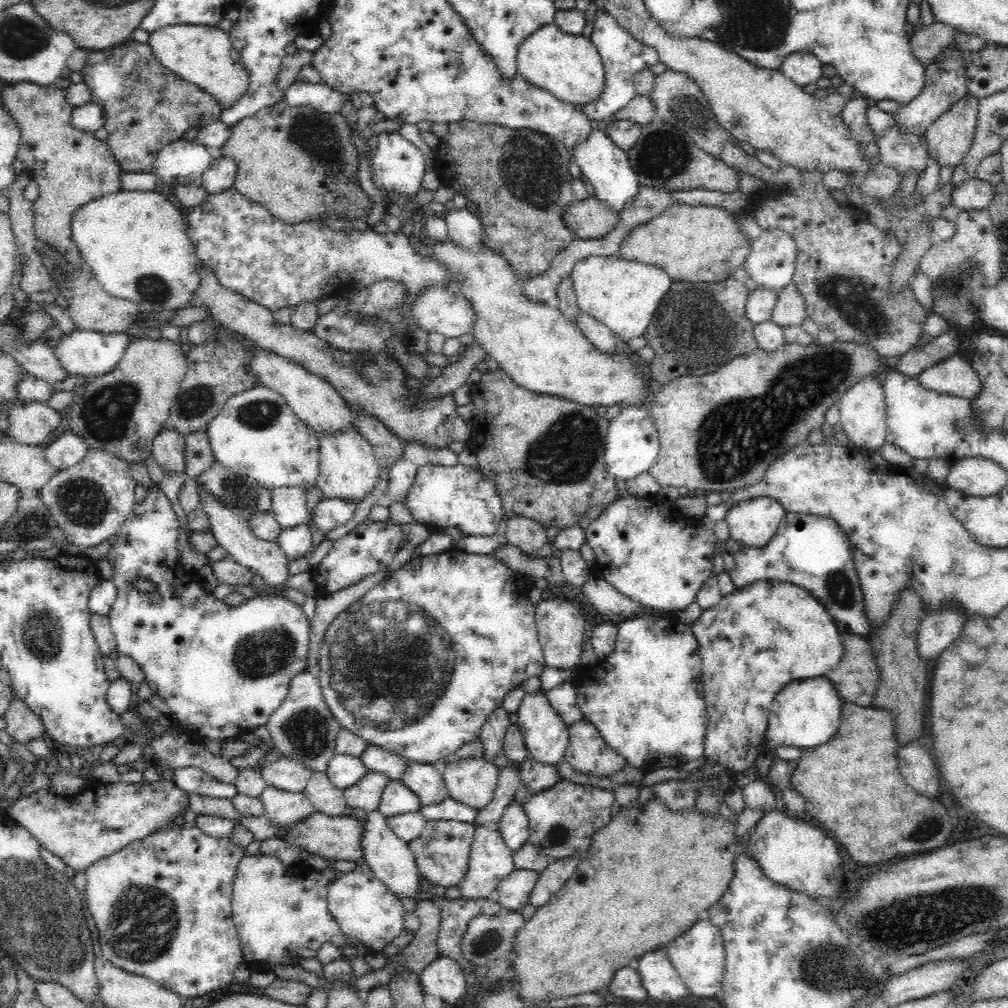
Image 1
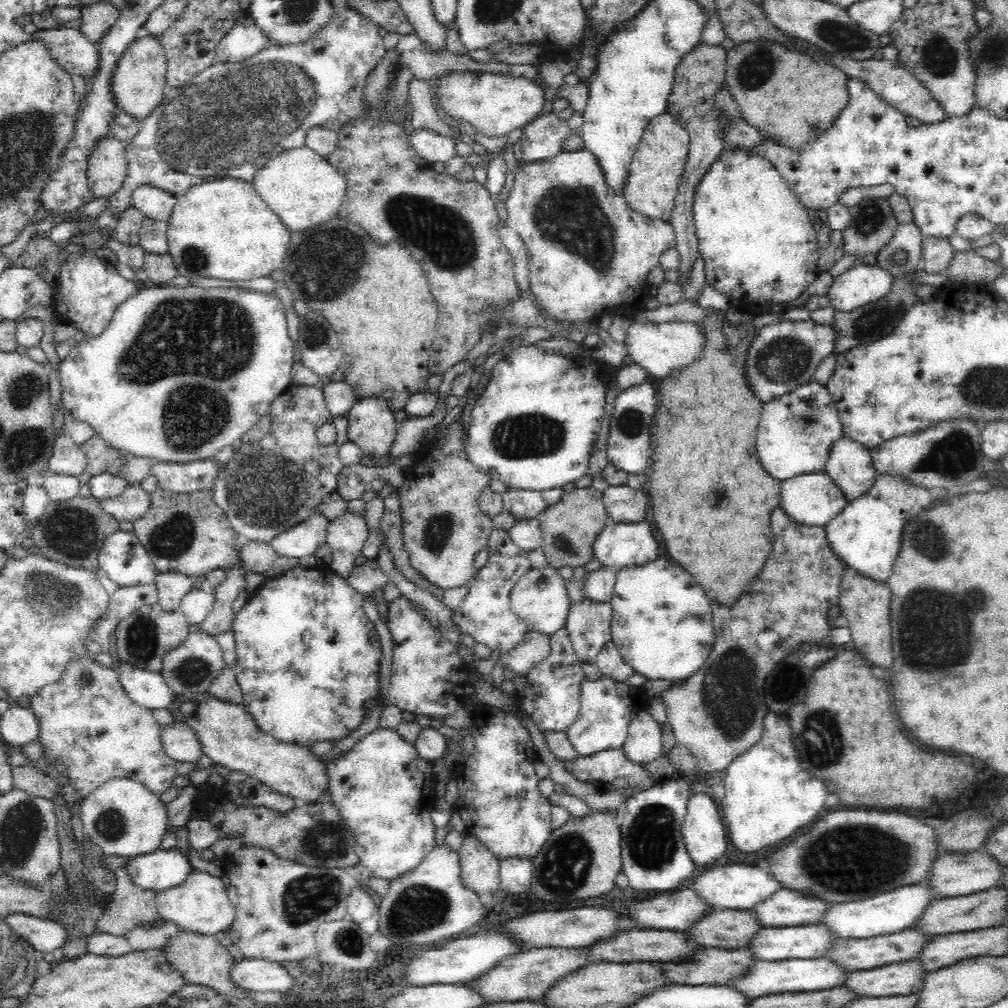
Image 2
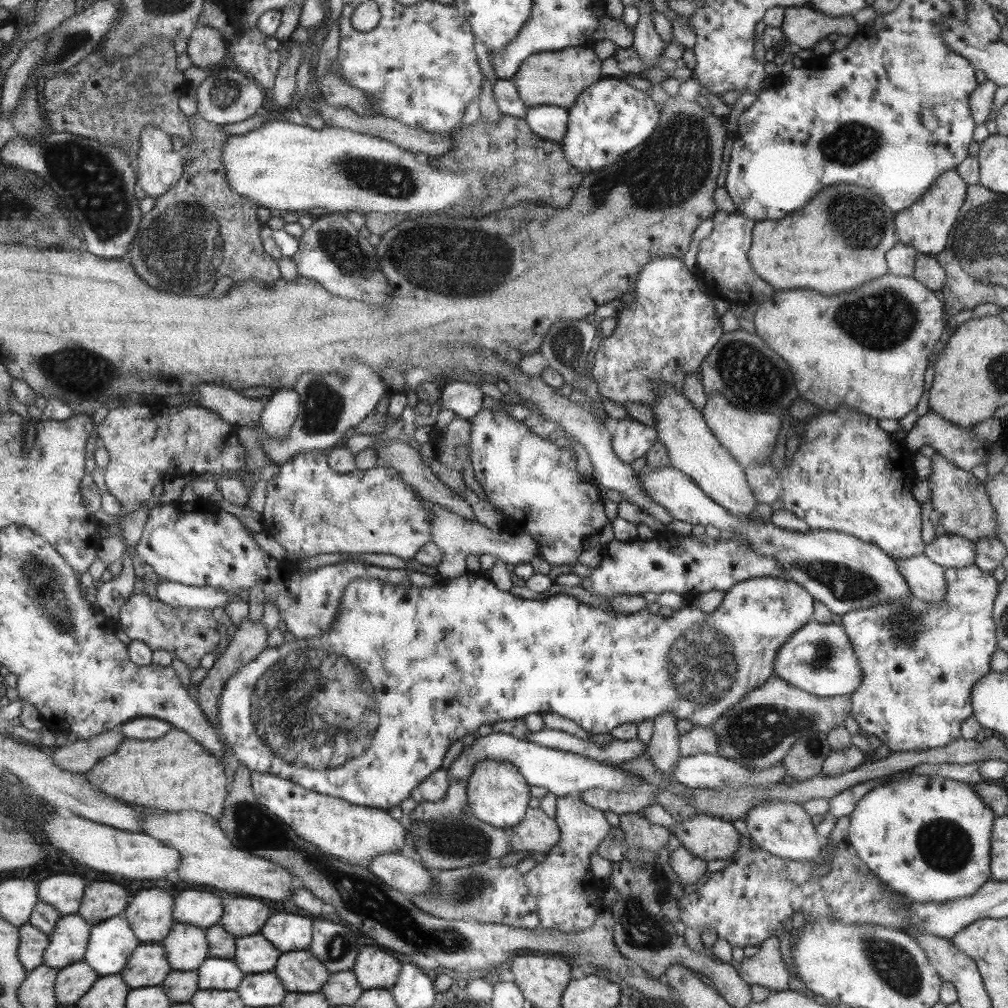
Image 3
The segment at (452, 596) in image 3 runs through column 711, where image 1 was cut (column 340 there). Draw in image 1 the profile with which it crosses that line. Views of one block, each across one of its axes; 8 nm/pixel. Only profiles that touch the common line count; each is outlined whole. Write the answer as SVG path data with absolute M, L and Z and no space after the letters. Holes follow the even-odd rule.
M453 546L436 556L432 554L413 557L398 570L389 573L354 604L350 604L344 612L340 612L324 634L324 660L320 662L320 672L316 673L316 676L333 718L340 727L361 736L369 745L380 746L398 756L404 756L412 763L439 766L443 757L448 757L465 744L479 738L488 716L497 707L503 706L504 697L510 690L522 688L524 682L531 677L540 677L542 670L547 667L535 625L535 607L530 603L527 592L526 581L494 555L468 554L465 550Z

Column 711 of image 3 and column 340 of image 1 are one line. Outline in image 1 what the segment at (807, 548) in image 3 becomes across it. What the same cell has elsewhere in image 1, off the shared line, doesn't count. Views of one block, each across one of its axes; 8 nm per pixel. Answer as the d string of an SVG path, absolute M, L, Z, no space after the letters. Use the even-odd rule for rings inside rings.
M323 496L314 508L312 520L315 526L325 534L340 524L348 522L354 516L355 510L356 504L350 502L350 499L329 499Z

